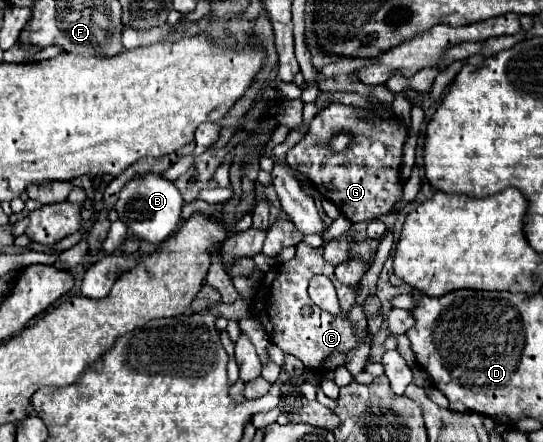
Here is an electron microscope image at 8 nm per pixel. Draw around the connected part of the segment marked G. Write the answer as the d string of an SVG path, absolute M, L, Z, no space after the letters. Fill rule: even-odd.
M330 104L320 110L310 122L310 132L288 152L288 166L302 172L306 180L330 202L334 202L340 212L354 222L370 222L376 216L388 214L396 202L400 202L400 162L402 148L406 142L406 128L400 120L384 122L374 116L374 124L358 118L360 108ZM338 132L350 132L352 144L346 152L334 154L326 148L330 136Z

